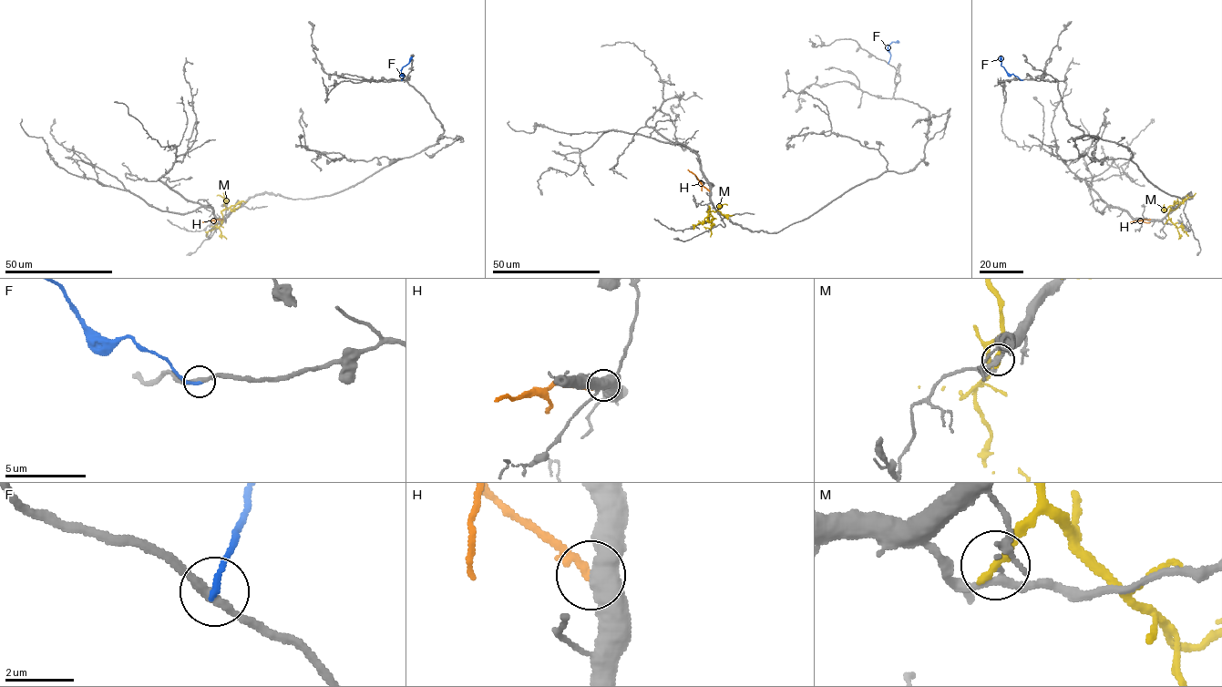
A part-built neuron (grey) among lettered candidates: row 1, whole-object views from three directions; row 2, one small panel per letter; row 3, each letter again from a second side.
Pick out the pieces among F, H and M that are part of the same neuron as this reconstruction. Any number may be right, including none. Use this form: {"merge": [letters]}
{"merge": []}

